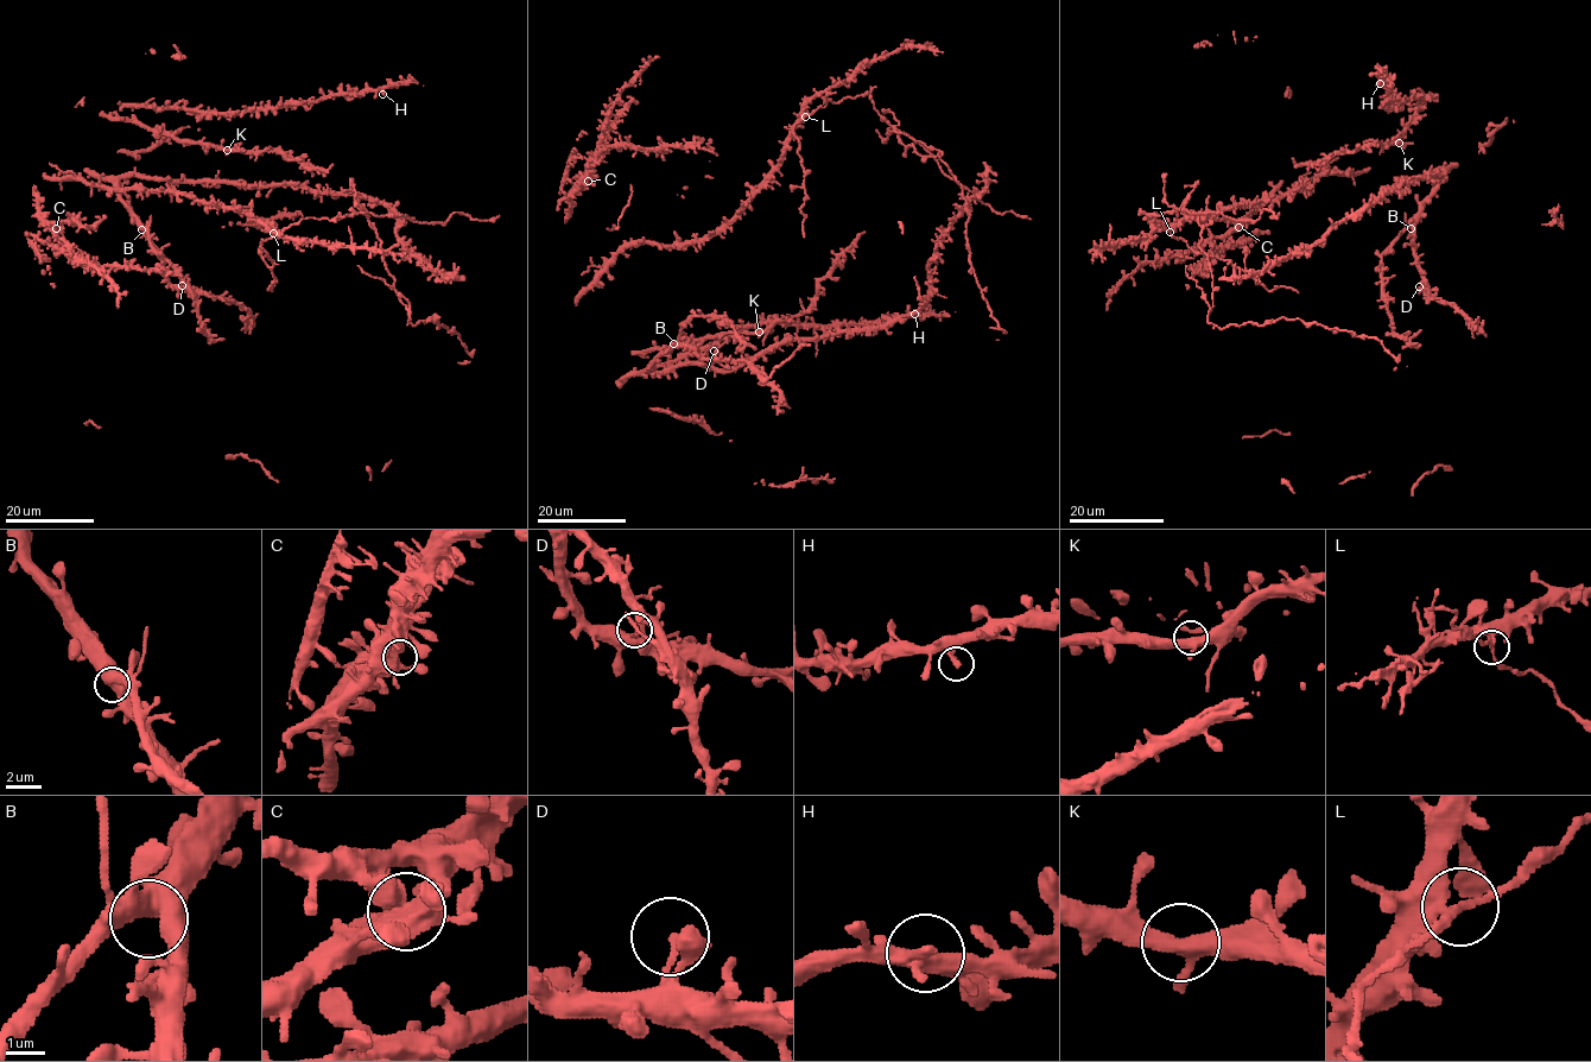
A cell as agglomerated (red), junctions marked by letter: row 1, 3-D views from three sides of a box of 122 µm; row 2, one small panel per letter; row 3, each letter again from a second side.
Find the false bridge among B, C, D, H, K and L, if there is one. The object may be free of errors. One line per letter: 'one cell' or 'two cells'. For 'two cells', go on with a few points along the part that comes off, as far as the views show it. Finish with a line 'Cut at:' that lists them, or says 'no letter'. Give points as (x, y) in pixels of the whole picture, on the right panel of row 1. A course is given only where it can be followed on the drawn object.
B: one cell
C: one cell
D: one cell
H: one cell
K: one cell
L: two cells
Cut at: L

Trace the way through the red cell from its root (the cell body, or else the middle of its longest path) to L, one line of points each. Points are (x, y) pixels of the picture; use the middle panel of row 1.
L: (920, 156), (913, 143), (906, 146), (899, 141), (898, 132), (868, 94), (828, 101), (805, 117)

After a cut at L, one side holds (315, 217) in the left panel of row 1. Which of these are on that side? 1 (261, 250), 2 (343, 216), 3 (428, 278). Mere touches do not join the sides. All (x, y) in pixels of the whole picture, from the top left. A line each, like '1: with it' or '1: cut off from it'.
1: with it
2: with it
3: cut off from it

